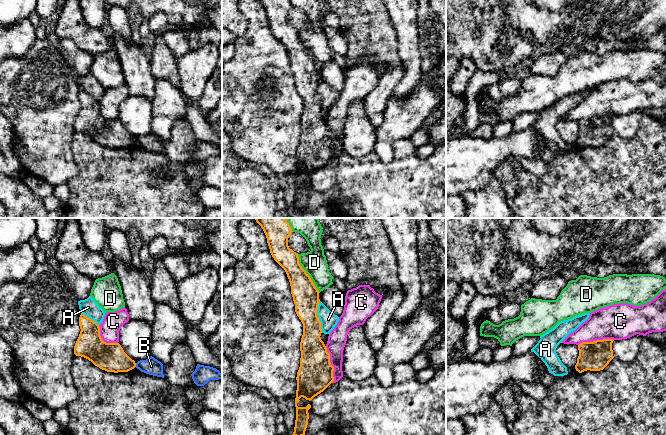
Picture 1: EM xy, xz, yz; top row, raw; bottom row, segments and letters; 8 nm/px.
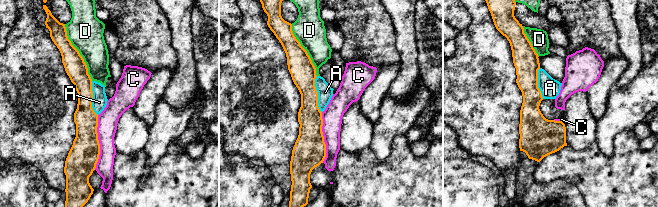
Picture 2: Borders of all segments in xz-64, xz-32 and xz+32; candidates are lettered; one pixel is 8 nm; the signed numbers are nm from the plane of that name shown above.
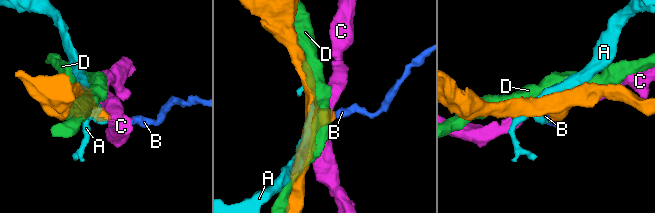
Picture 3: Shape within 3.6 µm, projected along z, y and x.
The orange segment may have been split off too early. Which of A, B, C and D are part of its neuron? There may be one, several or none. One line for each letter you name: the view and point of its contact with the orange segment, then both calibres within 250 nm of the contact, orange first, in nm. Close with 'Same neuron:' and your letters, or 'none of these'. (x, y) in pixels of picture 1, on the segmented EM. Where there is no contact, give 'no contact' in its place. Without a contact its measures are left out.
Same neuron: none of these

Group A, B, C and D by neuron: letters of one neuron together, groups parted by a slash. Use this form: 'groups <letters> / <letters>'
groups A / B / C / D

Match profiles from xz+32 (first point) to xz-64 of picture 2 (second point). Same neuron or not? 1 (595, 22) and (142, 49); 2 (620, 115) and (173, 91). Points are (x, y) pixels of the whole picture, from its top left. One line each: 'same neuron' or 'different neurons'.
1: same neuron
2: different neurons

